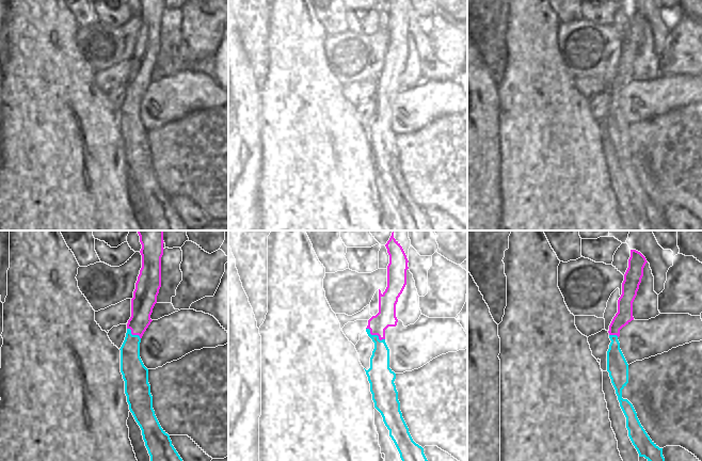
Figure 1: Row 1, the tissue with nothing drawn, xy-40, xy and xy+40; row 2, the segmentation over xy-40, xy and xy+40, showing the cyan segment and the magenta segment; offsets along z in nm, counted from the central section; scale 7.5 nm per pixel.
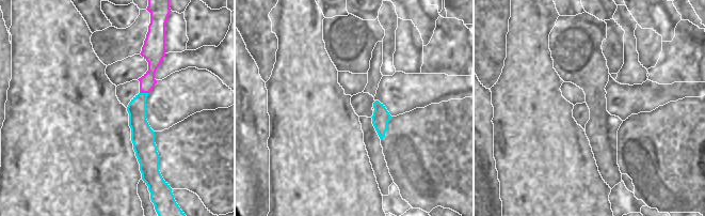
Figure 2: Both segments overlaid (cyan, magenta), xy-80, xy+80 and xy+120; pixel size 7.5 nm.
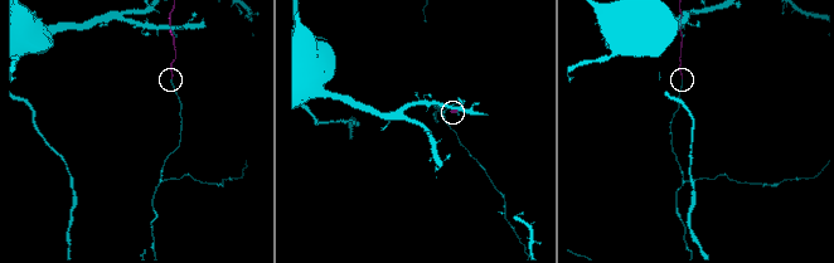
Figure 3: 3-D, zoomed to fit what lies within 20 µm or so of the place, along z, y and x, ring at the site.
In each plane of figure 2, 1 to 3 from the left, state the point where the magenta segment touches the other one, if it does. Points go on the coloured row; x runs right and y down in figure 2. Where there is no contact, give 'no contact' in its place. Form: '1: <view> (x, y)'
1: xy-80 (144, 93)
2: no contact
3: no contact

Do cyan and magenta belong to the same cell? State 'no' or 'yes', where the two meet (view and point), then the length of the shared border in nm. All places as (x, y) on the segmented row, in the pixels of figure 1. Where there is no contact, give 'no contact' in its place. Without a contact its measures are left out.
yes; contact xy (375, 335); length 170 nm

